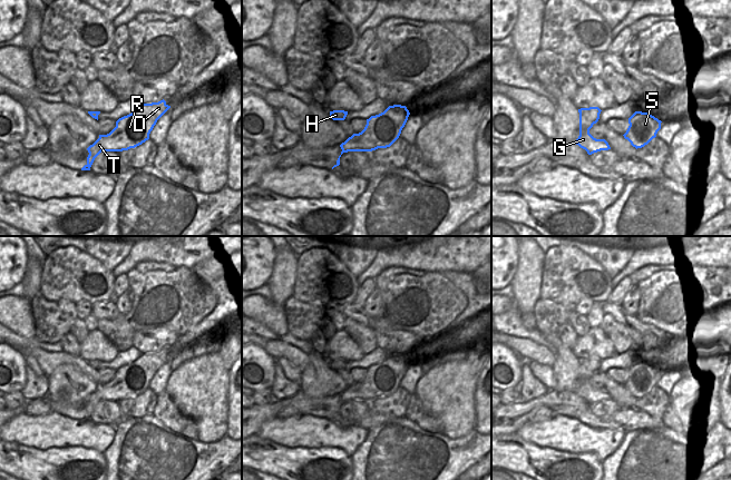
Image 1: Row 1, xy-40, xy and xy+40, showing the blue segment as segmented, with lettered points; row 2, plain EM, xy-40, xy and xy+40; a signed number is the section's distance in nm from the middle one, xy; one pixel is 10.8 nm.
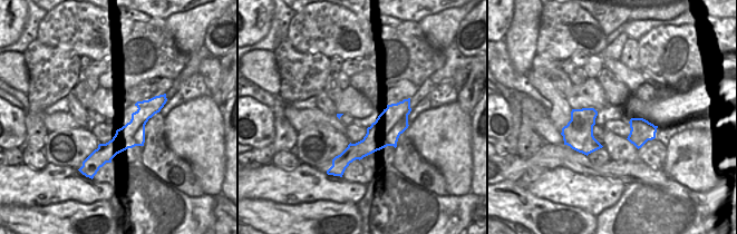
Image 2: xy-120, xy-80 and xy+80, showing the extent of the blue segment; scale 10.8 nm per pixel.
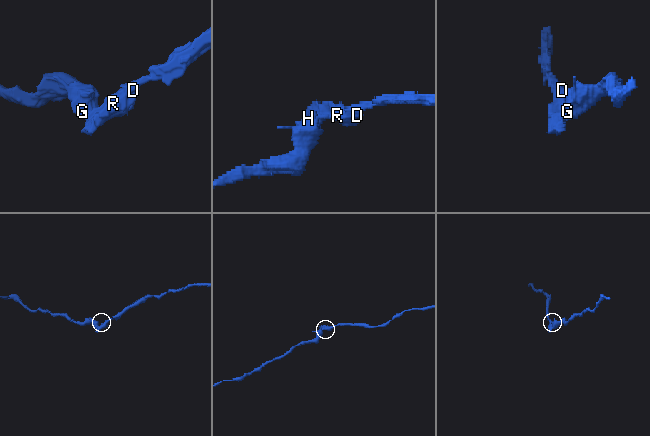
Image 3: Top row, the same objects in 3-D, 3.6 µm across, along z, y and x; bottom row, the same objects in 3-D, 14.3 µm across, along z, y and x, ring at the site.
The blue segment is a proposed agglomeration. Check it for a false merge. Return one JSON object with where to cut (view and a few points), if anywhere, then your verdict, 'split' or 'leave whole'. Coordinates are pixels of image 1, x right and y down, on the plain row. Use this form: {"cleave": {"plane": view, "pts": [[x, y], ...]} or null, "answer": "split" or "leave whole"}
{"cleave": {"plane": "xy", "pts": [[343, 392], [347, 399], [352, 400]]}, "answer": "split"}

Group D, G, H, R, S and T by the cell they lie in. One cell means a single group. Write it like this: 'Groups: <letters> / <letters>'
Groups: D R S T / G H

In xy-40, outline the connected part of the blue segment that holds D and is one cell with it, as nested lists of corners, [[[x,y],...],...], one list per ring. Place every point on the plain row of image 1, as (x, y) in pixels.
[[[163,349],[158,352],[143,353],[134,362],[119,368],[116,376],[90,394],[87,413],[81,420],[90,420],[95,408],[101,401],[123,401],[135,398],[149,389],[157,370],[170,357]]]

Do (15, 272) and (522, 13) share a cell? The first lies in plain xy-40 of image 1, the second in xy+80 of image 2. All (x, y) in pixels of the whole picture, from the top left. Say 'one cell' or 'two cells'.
two cells

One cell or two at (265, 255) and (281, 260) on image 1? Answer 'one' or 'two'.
two

